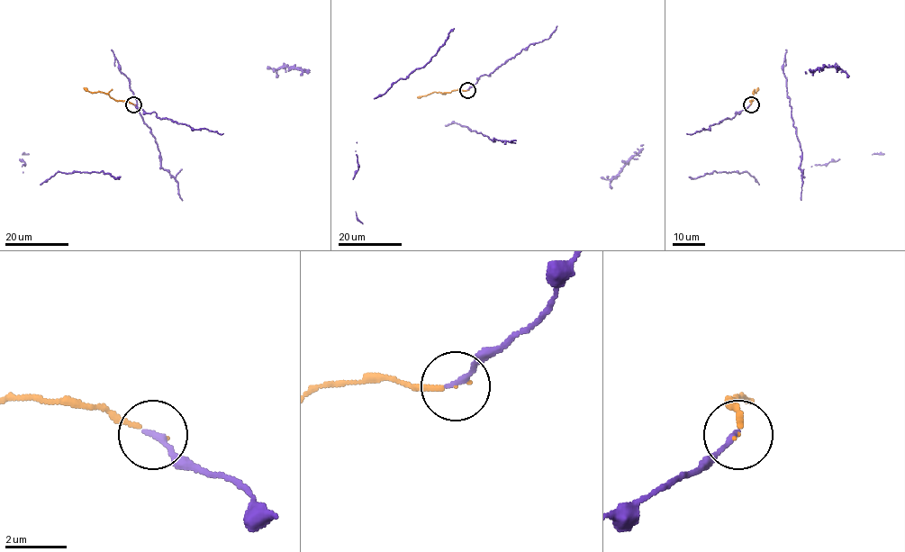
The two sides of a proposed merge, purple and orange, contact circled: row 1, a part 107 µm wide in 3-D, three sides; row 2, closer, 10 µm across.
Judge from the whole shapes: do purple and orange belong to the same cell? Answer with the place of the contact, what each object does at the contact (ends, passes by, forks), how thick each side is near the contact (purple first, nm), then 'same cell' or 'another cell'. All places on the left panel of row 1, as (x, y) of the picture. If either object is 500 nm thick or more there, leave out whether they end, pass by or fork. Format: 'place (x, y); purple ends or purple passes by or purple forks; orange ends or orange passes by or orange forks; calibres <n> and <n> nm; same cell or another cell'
place (133, 104); purple ends; orange ends; calibres 200 and 100 nm; same cell

